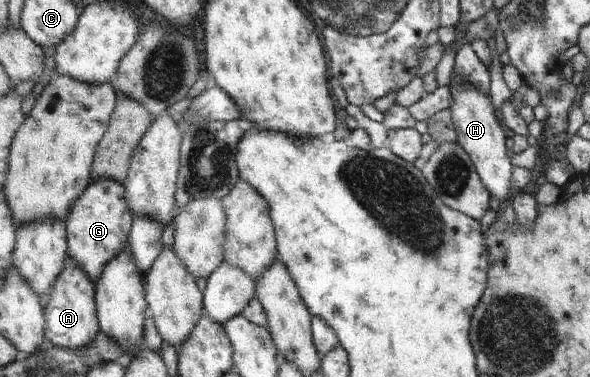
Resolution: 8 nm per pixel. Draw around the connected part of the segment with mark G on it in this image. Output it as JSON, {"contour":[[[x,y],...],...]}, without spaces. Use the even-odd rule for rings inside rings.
{"contour":[[[92,178],[79,202],[73,206],[65,224],[68,236],[68,256],[97,284],[105,266],[128,248],[132,233],[133,213],[125,200],[125,188],[112,178]]]}

